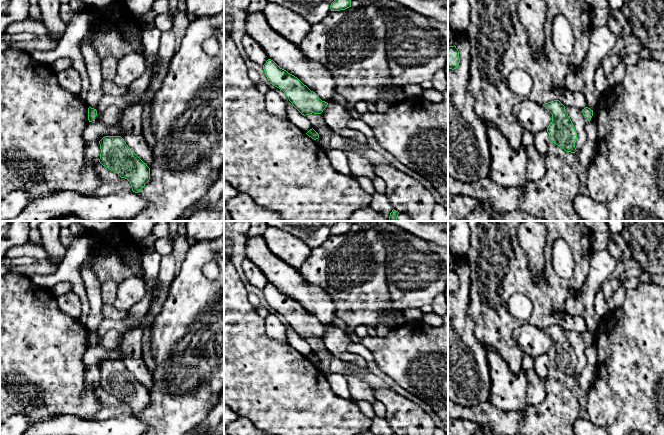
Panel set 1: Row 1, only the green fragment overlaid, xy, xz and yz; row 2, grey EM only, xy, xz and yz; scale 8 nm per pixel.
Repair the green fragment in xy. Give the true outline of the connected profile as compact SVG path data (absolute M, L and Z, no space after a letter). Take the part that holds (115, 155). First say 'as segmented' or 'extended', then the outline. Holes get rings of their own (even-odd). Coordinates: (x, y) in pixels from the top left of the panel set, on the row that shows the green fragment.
as segmented; M105 136L100 141L99 162L127 179L132 191L138 193L150 180L150 168L126 144L121 136Z

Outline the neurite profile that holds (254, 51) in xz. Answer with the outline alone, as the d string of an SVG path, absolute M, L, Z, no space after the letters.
M248 34L242 38L242 45L247 56L256 64L264 65L269 59L263 48Z

